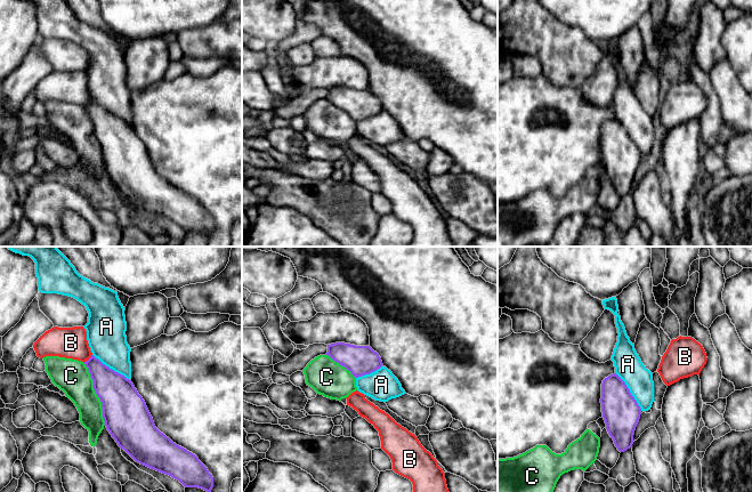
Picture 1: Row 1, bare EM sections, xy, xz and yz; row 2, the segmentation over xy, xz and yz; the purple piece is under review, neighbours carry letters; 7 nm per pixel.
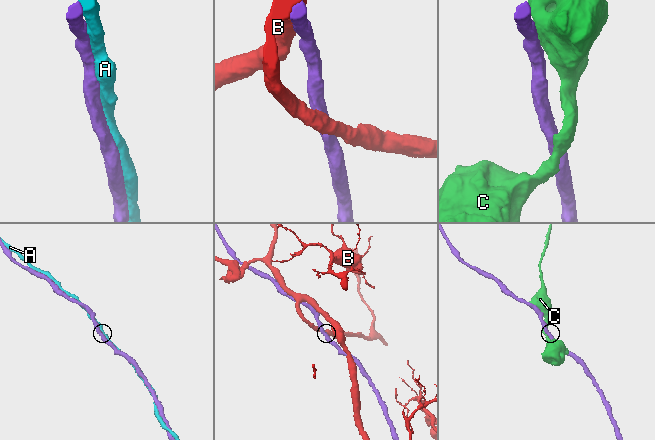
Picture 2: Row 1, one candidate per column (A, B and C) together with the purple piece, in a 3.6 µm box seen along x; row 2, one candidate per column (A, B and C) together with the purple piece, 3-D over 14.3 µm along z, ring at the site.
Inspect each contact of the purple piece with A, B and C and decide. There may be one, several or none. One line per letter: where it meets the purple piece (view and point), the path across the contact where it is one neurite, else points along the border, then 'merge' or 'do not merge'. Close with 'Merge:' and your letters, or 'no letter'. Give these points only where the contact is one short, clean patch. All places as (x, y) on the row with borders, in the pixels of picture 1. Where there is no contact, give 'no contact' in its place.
A: yz (629, 392) | merge
B: xy (89, 359) | do not merge
C: xy (96, 393) | do not merge
Merge: A

